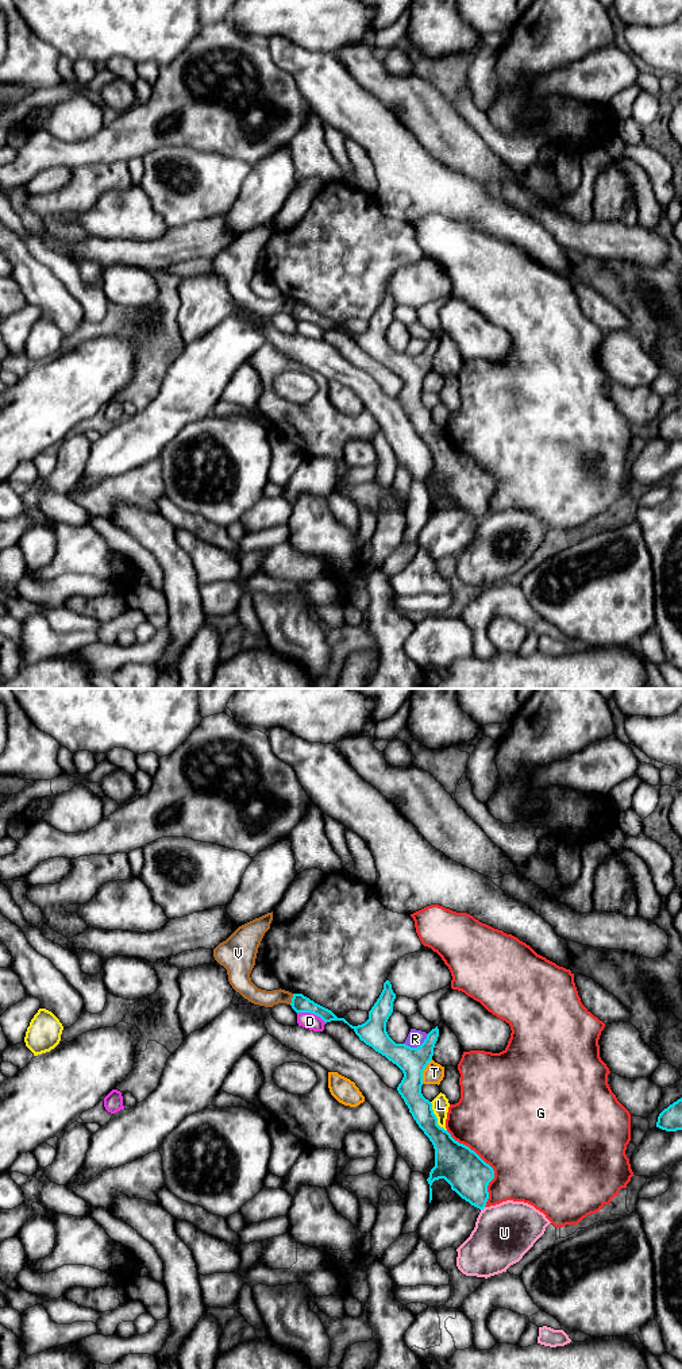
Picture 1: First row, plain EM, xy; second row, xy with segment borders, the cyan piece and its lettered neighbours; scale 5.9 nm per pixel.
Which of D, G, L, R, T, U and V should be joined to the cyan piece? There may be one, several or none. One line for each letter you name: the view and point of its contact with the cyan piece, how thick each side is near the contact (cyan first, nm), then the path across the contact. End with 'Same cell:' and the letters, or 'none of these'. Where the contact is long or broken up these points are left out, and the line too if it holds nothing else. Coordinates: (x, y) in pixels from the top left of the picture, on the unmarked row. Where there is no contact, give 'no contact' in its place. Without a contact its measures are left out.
Same cell: none of these

